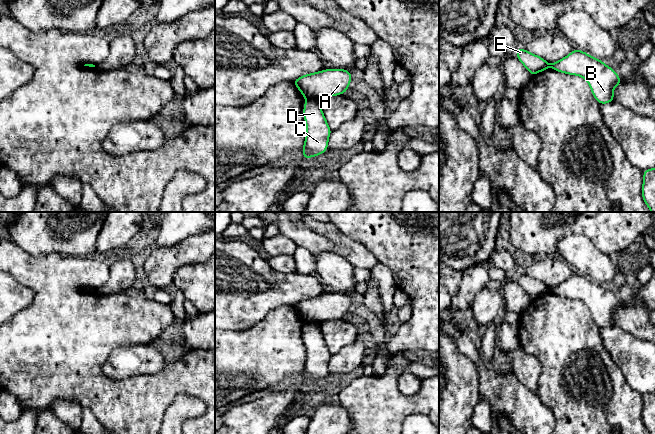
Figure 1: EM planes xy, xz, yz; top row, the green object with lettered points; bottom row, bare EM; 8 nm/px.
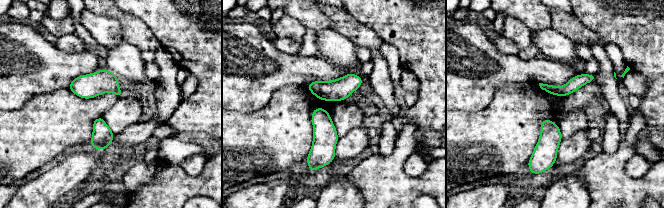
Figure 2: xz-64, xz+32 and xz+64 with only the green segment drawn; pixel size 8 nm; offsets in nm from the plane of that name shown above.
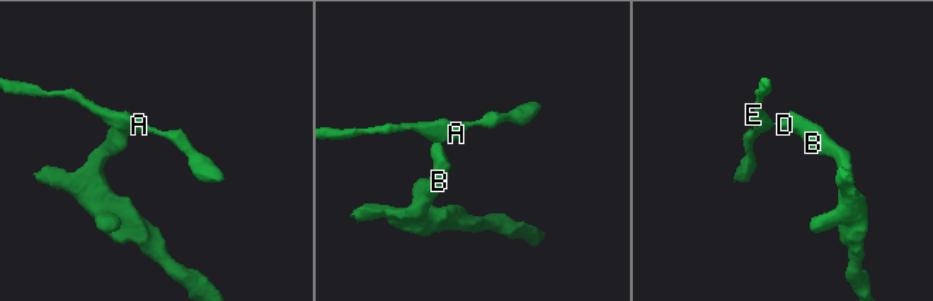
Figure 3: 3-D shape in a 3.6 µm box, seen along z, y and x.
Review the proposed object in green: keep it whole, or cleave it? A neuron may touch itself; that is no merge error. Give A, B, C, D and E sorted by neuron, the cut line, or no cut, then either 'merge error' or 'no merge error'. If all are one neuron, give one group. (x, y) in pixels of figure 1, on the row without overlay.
groups A E / B C D; cut xz (308, 322), (316, 322), (318, 324); merge error

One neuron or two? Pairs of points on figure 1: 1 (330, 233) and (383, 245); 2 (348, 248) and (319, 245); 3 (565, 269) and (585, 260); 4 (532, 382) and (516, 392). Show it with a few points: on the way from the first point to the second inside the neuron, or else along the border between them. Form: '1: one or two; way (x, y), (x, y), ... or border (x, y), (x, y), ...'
1: two; border (333, 223), (345, 234), (360, 242), (370, 252)
2: two; border (315, 232), (325, 236), (332, 243), (332, 251)
3: two; border (565, 261), (576, 271)
4: two; border (511, 372), (522, 384), (535, 393)

